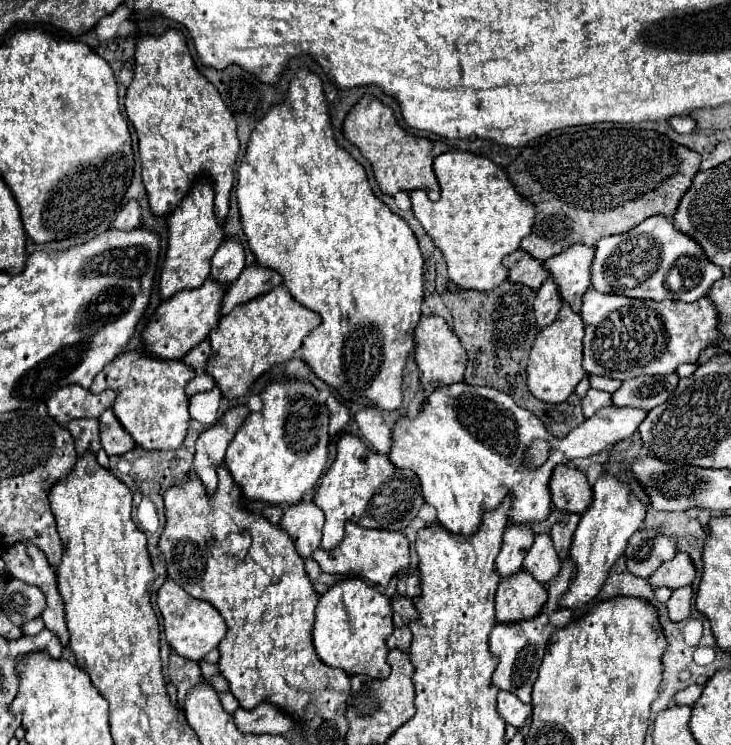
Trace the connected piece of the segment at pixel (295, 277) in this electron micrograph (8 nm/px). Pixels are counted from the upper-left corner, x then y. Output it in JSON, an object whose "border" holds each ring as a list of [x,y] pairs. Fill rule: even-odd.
{"border":[[[300,68],[294,78],[288,84],[288,92],[286,92],[286,100],[280,104],[274,104],[262,120],[256,122],[250,140],[248,140],[248,148],[242,160],[242,166],[238,170],[238,188],[236,188],[236,198],[238,198],[238,208],[240,208],[240,220],[242,220],[242,228],[244,234],[248,238],[250,250],[256,254],[258,264],[268,266],[278,270],[284,276],[284,284],[290,290],[290,294],[306,308],[320,312],[322,316],[322,324],[318,326],[318,330],[312,330],[306,338],[304,338],[304,362],[314,370],[314,374],[318,378],[322,378],[328,386],[336,388],[344,400],[356,402],[356,404],[364,404],[364,406],[372,406],[372,408],[380,408],[380,410],[396,410],[402,404],[402,368],[406,364],[406,358],[414,352],[414,328],[420,320],[420,306],[422,306],[422,252],[418,248],[418,240],[414,236],[414,232],[410,230],[410,226],[406,224],[406,220],[402,220],[400,216],[396,216],[394,212],[390,212],[390,208],[372,192],[370,184],[368,184],[368,176],[366,170],[342,148],[338,146],[336,138],[334,138],[334,130],[330,124],[330,112],[328,112],[328,102],[326,96],[322,92],[322,80],[318,78],[318,74]]]}

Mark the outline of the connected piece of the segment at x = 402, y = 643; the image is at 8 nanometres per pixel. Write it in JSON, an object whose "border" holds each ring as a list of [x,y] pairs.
{"border":[[[396,626],[394,632],[388,636],[386,644],[388,644],[388,648],[408,650],[408,648],[410,648],[410,638],[412,638],[412,634],[410,634],[408,626]]]}

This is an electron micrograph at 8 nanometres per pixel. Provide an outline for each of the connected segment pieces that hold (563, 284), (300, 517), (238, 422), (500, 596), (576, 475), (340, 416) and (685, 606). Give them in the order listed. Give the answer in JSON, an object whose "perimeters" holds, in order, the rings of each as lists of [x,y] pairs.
{"perimeters":[[[[574,244],[566,252],[550,258],[544,266],[560,286],[562,298],[574,312],[582,308],[582,296],[590,288],[590,268],[594,260],[594,248],[586,244]]],[[[298,502],[286,508],[280,528],[292,538],[298,554],[308,558],[318,546],[322,538],[324,514],[314,502]]],[[[234,406],[228,408],[222,418],[216,420],[214,426],[204,430],[196,440],[196,454],[194,454],[194,472],[210,490],[210,494],[216,490],[218,478],[216,468],[224,462],[224,452],[228,446],[228,440],[234,438],[236,430],[242,426],[246,416],[250,414],[248,406]]],[[[520,570],[510,578],[502,578],[496,590],[496,620],[498,622],[518,622],[524,618],[532,618],[532,614],[540,612],[548,594],[546,588]]],[[[566,464],[554,468],[550,480],[550,492],[554,506],[566,512],[584,514],[592,504],[592,488],[588,484],[586,474]]],[[[334,396],[328,398],[326,406],[330,410],[330,436],[334,436],[350,422],[350,410],[342,402],[338,402]]],[[[682,586],[680,590],[674,590],[670,600],[666,602],[668,606],[668,616],[674,622],[686,620],[690,616],[690,606],[692,606],[692,588],[690,586]]]]}

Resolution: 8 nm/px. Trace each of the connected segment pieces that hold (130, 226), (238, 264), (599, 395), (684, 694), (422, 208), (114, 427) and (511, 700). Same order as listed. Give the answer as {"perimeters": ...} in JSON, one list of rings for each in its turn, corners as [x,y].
{"perimeters":[[[[134,198],[128,200],[116,216],[116,220],[112,222],[112,226],[120,230],[134,230],[136,226],[140,226],[140,204]]],[[[238,236],[226,238],[212,258],[210,278],[222,284],[234,282],[244,270],[244,246]]],[[[590,388],[588,394],[586,394],[584,400],[582,400],[582,410],[584,410],[584,416],[590,418],[596,410],[600,410],[600,408],[604,408],[604,406],[610,406],[610,404],[612,404],[612,394]]],[[[690,684],[688,688],[684,688],[684,690],[680,690],[676,696],[674,696],[674,700],[676,700],[676,704],[686,704],[686,706],[694,706],[694,702],[700,698],[700,694],[702,694],[702,684]]],[[[444,152],[434,158],[434,172],[438,176],[442,194],[432,202],[422,190],[412,190],[412,212],[442,250],[448,276],[460,288],[492,290],[508,278],[502,258],[516,252],[524,236],[530,234],[536,210],[530,200],[516,192],[508,172],[484,156],[470,152]]],[[[108,408],[100,416],[100,438],[102,438],[102,448],[106,450],[108,456],[122,456],[136,446],[132,436],[124,430],[124,426],[114,416],[112,408]]],[[[500,690],[498,692],[498,712],[506,720],[506,724],[512,724],[518,728],[532,714],[532,706],[522,702],[516,694]]]]}

